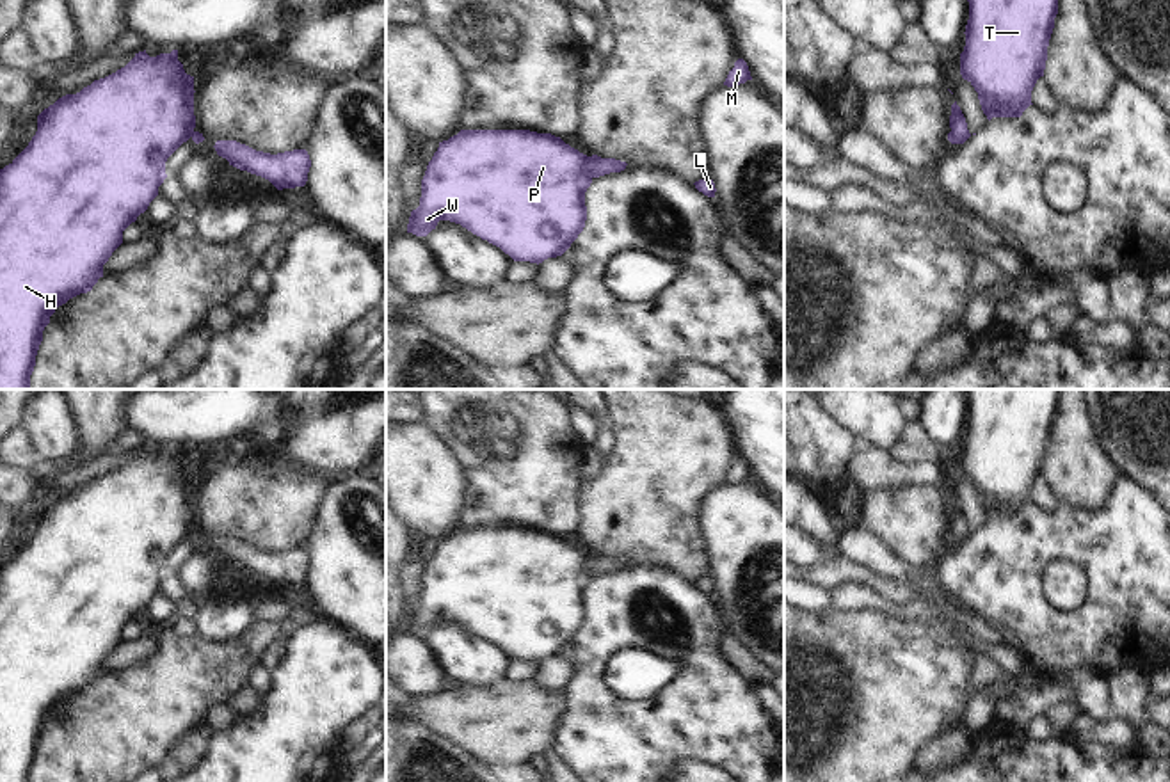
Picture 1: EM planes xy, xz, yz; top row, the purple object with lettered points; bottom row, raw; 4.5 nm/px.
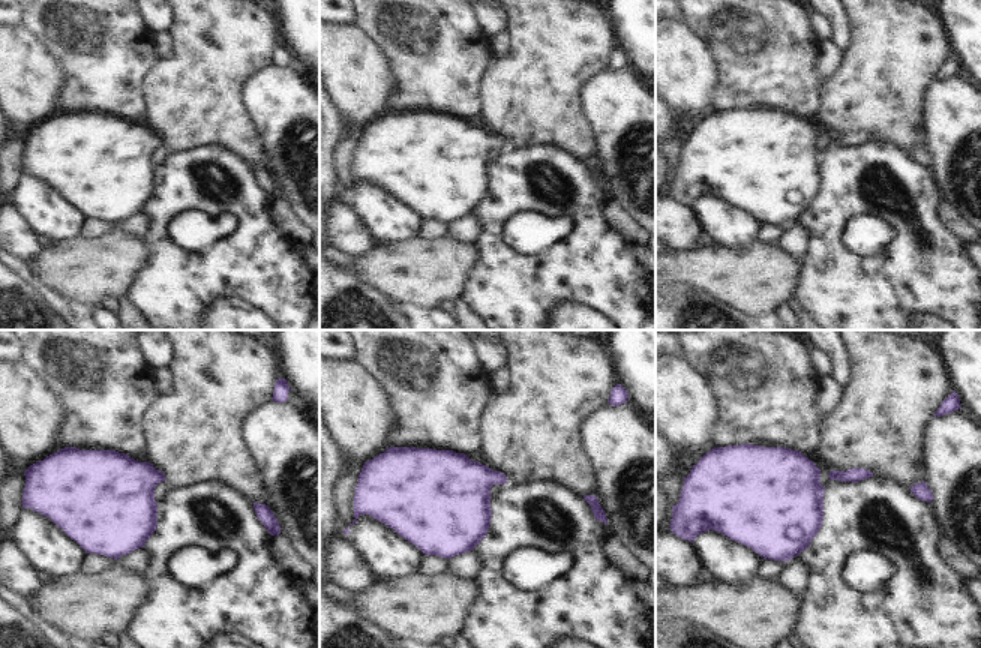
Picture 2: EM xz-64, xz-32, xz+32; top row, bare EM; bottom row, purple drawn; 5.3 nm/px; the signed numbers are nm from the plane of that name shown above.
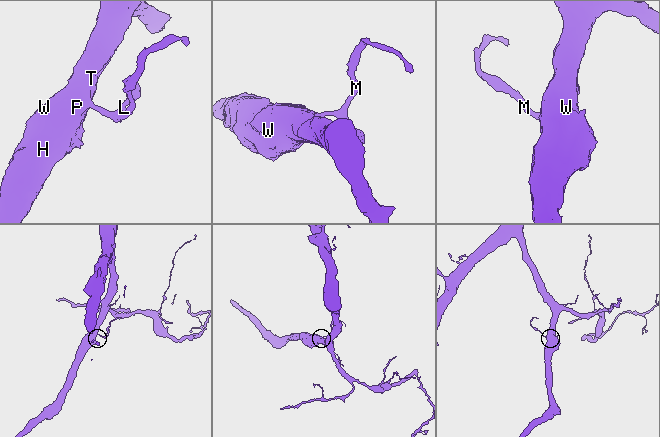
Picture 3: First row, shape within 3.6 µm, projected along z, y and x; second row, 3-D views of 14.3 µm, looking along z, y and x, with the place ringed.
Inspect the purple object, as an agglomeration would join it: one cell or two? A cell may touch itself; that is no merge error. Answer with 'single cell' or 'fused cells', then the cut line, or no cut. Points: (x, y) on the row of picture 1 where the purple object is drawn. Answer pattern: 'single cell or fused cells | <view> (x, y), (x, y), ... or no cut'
single cell | no cut

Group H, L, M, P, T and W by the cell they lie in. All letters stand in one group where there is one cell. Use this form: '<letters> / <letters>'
H L M P T W

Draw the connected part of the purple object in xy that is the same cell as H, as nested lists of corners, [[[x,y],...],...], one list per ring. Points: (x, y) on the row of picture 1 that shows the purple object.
[[[178,50],[156,57],[139,52],[124,68],[44,108],[28,146],[0,169],[0,389],[30,389],[50,316],[103,277],[103,265],[123,243],[123,231],[158,196],[167,158],[188,139],[204,140],[194,130],[194,92],[194,76],[185,73]]]

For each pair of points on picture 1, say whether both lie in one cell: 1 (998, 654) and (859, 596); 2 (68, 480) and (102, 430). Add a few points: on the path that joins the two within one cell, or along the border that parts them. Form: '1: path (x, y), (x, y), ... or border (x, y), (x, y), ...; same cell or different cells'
1: border (941, 612), (980, 638), (994, 644); different cells
2: border (105, 452), (61, 473), (50, 491); different cells

